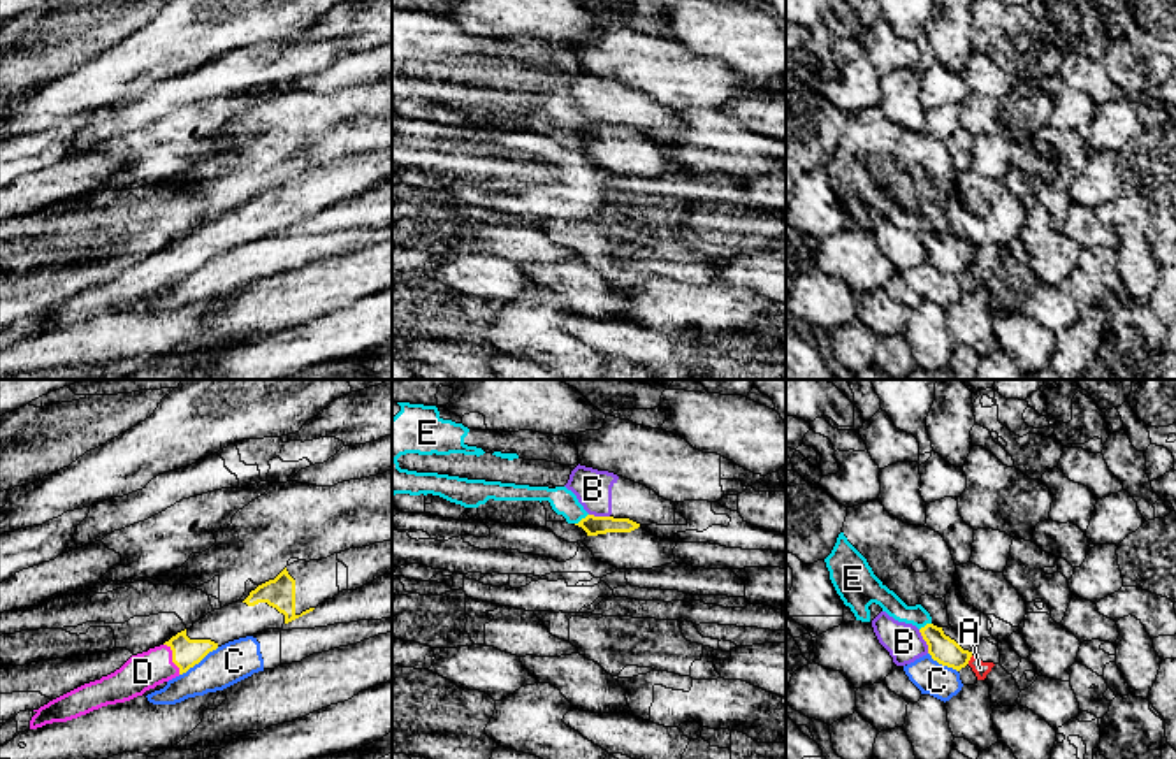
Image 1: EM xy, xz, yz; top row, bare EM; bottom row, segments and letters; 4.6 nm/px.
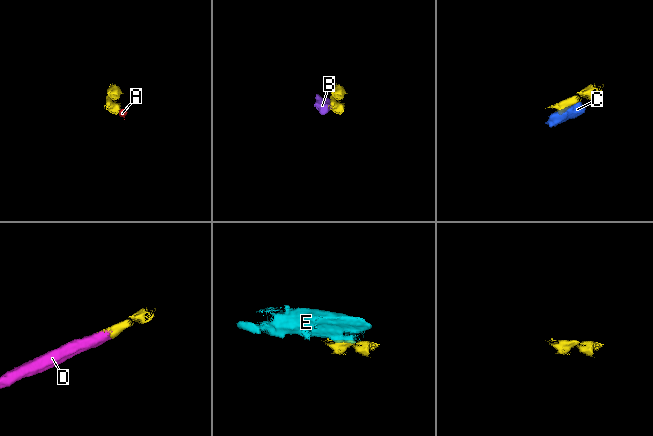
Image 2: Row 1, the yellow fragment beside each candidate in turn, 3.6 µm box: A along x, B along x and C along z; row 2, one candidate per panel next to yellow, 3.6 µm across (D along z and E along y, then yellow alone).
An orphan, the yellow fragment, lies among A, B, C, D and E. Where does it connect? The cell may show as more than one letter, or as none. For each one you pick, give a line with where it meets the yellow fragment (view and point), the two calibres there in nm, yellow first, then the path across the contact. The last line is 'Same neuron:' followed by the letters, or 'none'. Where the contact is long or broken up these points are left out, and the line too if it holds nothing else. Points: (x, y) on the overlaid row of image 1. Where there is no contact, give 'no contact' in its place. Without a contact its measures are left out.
D: meets yellow in xy at (173, 659); 130 nm thick on the yellow side, 170 nm on the other; runs through xy (187, 652), (173, 659), (143, 672)
Same neuron: D

